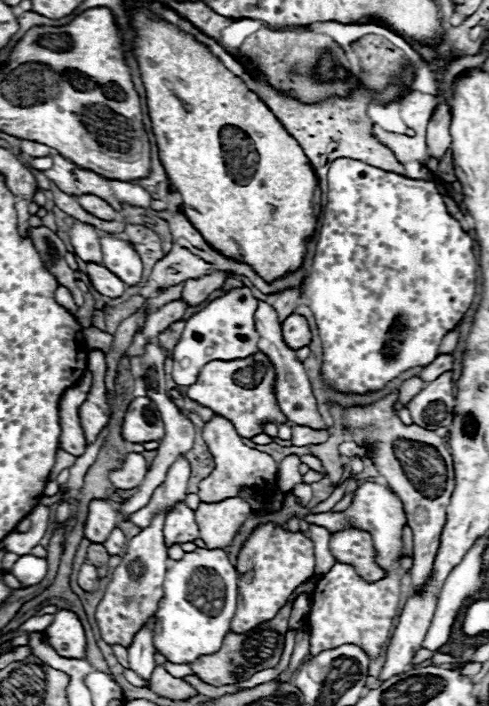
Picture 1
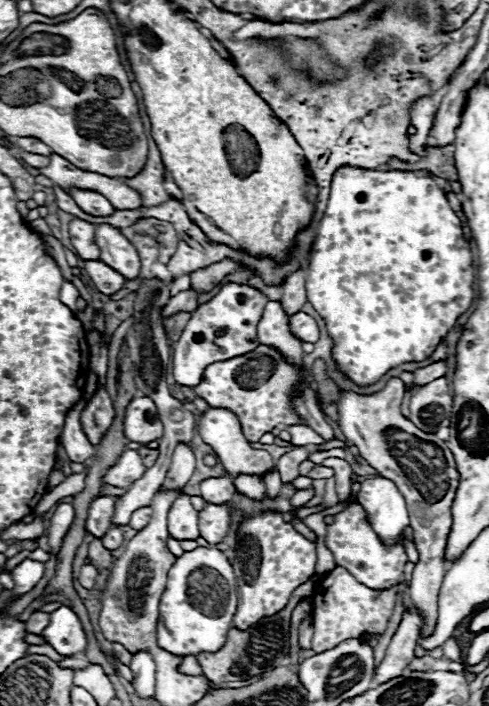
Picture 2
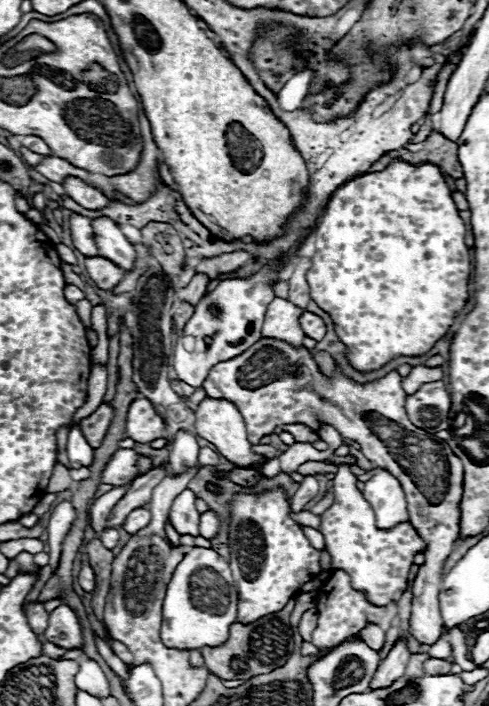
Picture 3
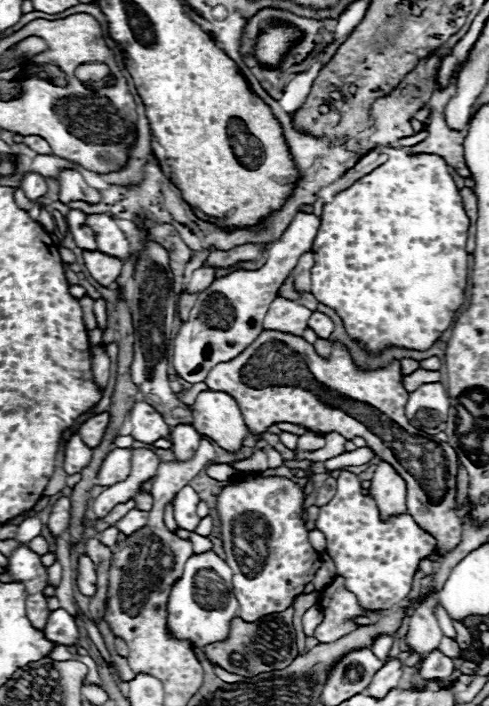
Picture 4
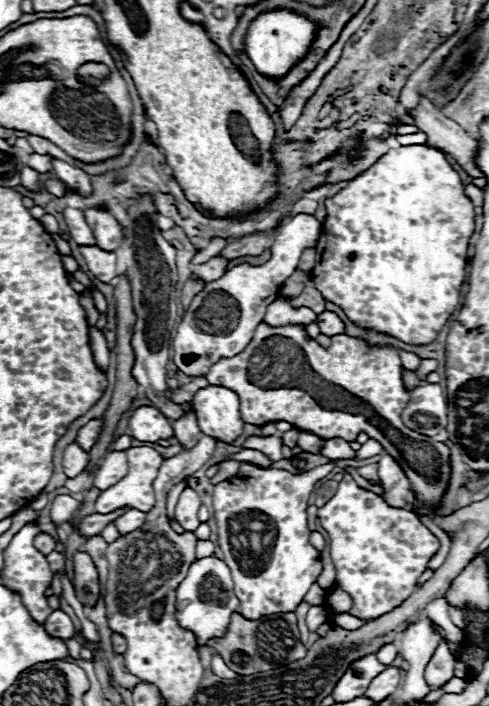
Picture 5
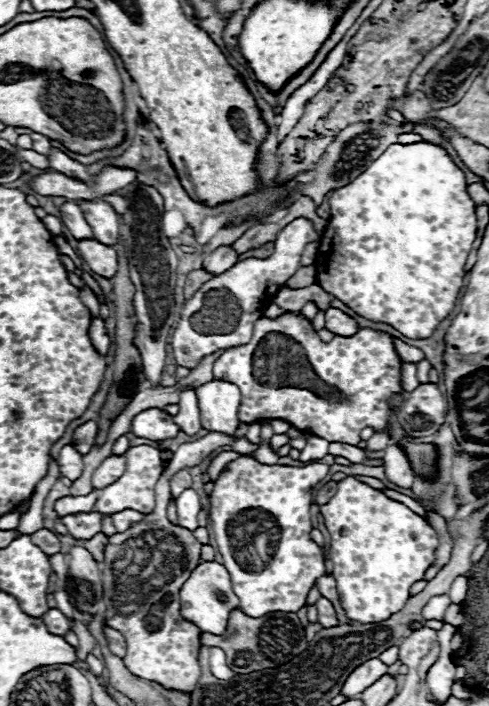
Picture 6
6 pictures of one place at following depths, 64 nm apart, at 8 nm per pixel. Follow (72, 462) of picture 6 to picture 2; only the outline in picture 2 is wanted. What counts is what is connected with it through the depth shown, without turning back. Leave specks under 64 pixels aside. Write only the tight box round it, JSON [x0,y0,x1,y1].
[60,396,94,462]

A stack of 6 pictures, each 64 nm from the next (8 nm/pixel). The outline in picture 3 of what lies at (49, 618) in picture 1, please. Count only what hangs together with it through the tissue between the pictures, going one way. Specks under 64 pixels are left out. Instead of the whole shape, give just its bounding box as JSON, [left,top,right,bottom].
[26,602,49,636]

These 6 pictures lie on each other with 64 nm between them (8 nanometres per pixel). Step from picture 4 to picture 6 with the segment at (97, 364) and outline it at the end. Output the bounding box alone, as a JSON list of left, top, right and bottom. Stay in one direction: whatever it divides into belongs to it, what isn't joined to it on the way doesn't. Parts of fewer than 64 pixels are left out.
[90,318,110,356]

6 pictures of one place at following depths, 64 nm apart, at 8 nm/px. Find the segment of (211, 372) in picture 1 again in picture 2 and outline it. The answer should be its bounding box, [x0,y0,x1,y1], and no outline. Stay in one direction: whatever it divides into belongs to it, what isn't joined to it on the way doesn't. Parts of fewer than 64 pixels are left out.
[192,346,302,442]

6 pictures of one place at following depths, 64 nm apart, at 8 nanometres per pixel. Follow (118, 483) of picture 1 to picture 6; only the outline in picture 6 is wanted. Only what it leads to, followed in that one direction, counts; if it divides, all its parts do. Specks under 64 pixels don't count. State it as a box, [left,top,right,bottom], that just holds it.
[92,456,126,488]

